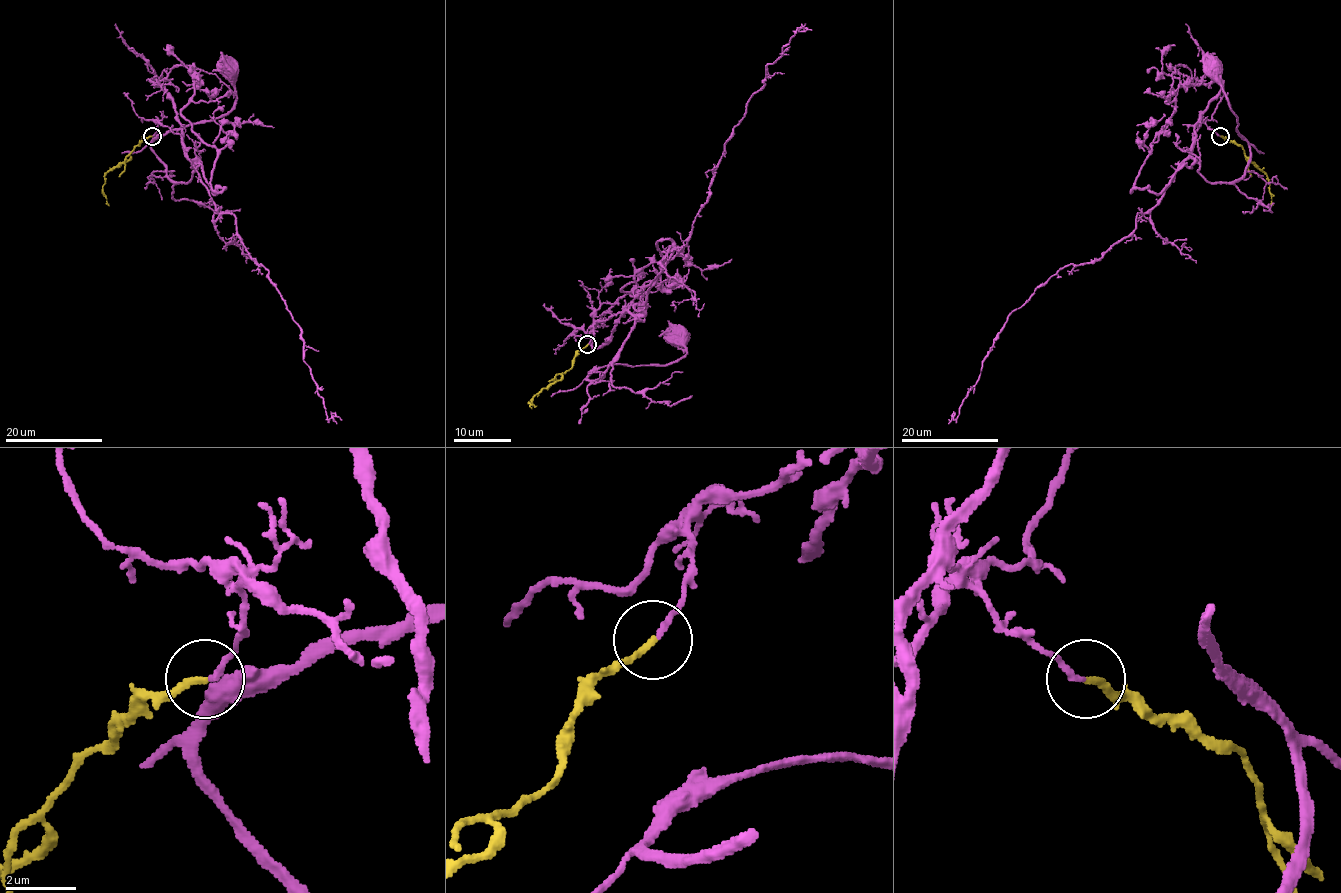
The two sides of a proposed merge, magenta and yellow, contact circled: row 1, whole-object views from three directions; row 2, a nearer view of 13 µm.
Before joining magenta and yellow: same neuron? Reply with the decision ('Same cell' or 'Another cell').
Another cell

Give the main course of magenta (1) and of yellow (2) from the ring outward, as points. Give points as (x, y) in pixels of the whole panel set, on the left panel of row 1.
1: (152, 136), (157, 122), (179, 135), (188, 182), (151, 143), (223, 116), (229, 68)
2: (152, 136), (145, 137), (128, 159), (105, 175), (102, 192), (109, 205)

